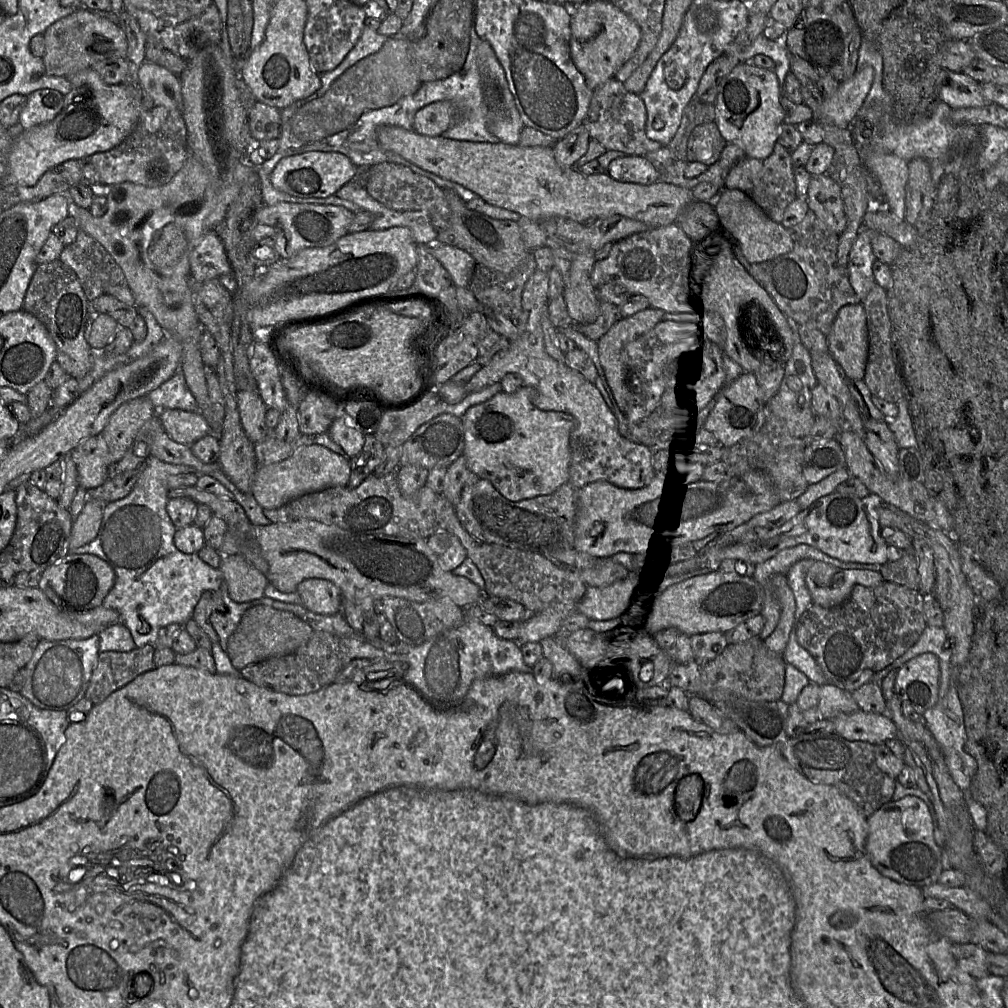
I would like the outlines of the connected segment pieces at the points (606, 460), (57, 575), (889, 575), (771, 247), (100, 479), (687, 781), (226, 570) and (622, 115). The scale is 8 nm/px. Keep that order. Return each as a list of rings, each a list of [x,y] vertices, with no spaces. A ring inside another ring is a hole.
[[[549,246],[532,251],[536,269],[526,282],[522,293],[522,313],[515,321],[518,335],[507,349],[475,373],[466,383],[468,394],[498,383],[508,373],[521,375],[524,387],[534,389],[533,404],[544,411],[572,415],[576,425],[570,435],[569,482],[577,489],[596,481],[607,481],[624,489],[647,486],[655,476],[653,451],[639,442],[631,441],[619,432],[618,421],[594,383],[566,363],[552,358],[545,350],[541,326],[542,315],[548,312],[549,272],[553,267],[553,253]]]
[[[68,554],[42,572],[38,588],[69,618],[87,625],[108,627],[120,622],[120,615],[103,606],[103,601],[115,583],[112,567],[99,557],[91,554]]]
[[[912,547],[905,551],[903,557],[899,560],[883,564],[879,572],[885,582],[895,583],[918,591],[917,558]]]
[[[723,187],[713,202],[721,228],[739,243],[742,254],[750,264],[772,260],[793,249],[790,230],[771,220],[742,190]]]
[[[100,435],[81,442],[70,455],[77,467],[79,486],[87,491],[101,486],[110,476],[109,454]]]
[[[698,774],[683,777],[676,788],[675,808],[681,819],[692,820],[701,804],[704,783]]]
[[[240,554],[223,555],[219,570],[231,600],[243,603],[264,596],[267,577]]]
[[[613,77],[593,91],[585,124],[591,139],[599,141],[606,150],[617,150],[625,155],[645,156],[647,153],[658,150],[662,145],[650,139],[645,132],[647,111],[645,104],[638,94],[627,91],[623,82]]]

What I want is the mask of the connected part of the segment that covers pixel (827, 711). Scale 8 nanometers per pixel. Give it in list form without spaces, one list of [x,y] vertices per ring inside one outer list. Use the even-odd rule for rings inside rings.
[[[825,684],[820,688],[818,710],[827,720],[832,720],[839,714],[849,714],[859,710],[852,693],[833,684]]]

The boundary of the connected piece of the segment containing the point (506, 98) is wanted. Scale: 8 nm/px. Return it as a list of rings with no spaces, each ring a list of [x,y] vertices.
[[[481,39],[477,47],[476,60],[482,98],[486,107],[487,129],[491,134],[496,136],[500,142],[516,145],[519,143],[520,133],[524,128],[524,125],[521,121],[513,95],[509,90],[504,69],[497,59],[491,45],[487,41]]]

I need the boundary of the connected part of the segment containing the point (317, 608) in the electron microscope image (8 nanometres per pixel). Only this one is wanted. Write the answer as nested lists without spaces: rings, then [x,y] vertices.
[[[319,578],[303,580],[297,586],[303,605],[308,610],[323,615],[332,615],[341,611],[341,594],[331,581]]]

